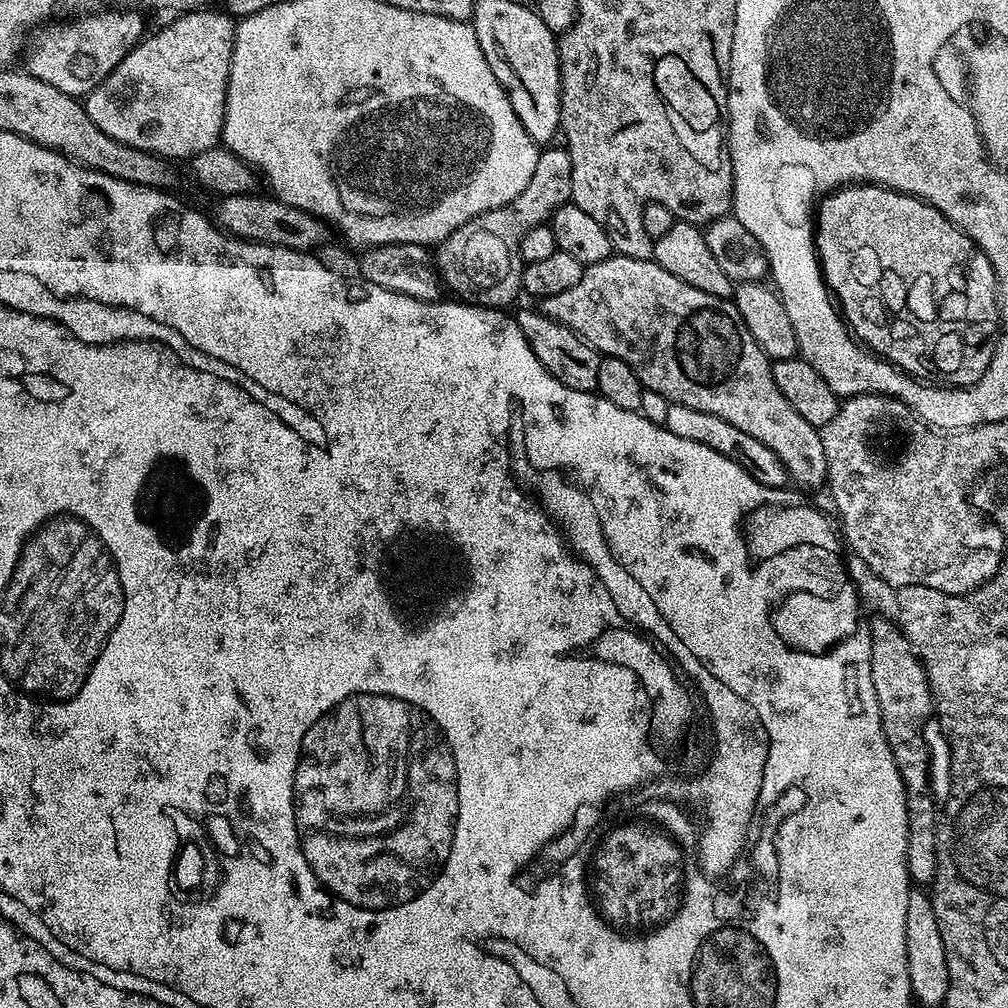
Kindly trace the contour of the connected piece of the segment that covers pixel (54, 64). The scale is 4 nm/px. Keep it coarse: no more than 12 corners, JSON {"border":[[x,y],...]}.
{"border":[[139,11],[84,14],[33,35],[26,71],[75,98],[146,32]]}

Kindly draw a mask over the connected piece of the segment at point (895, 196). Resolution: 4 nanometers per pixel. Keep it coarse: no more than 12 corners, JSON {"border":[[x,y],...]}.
{"border":[[880,184],[815,209],[852,335],[938,378],[1000,334],[994,270]]}

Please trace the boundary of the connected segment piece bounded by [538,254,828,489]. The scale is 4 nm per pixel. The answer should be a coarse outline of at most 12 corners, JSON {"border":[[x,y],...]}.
{"border":[[653,259],[587,265],[546,318],[645,390],[770,446],[801,489],[820,432],[731,299]]}

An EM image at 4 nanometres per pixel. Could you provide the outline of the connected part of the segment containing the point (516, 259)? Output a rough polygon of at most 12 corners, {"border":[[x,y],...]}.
{"border":[[565,147],[518,198],[437,245],[445,287],[481,307],[521,295],[522,238],[572,198]]}

